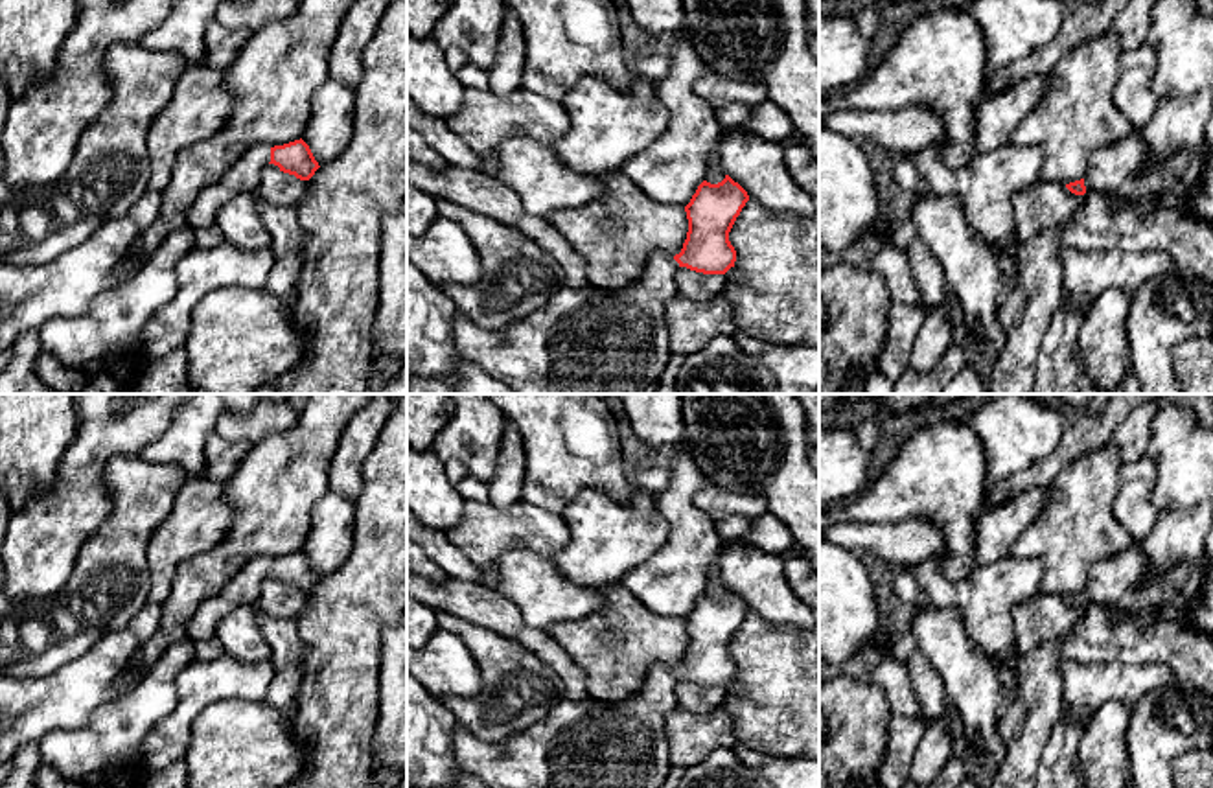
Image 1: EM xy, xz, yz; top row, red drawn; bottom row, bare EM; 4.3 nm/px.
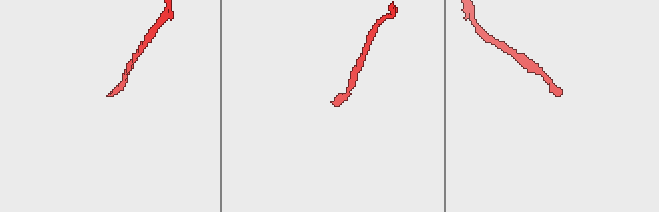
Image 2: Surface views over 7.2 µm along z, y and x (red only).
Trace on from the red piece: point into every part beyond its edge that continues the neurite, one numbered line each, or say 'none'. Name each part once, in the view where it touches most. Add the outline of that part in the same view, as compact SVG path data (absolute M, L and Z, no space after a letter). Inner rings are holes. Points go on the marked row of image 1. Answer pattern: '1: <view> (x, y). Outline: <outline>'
1: xy (245, 175). Outline: M271 145L250 147L215 184L202 190L188 212L188 226L195 232L215 225L217 212L243 193L256 193L261 171L271 162Z

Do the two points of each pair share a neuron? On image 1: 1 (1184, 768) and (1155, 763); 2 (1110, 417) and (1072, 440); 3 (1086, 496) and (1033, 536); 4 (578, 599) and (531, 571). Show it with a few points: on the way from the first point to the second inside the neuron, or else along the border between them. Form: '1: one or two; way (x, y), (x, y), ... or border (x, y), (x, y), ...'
1: two; border (1193, 748), (1180, 753), (1171, 768)
2: one; way (1101, 426), (1081, 437)
3: one; way (1074, 509), (1046, 536)
4: one; way (567, 599), (558, 599), (542, 582)

